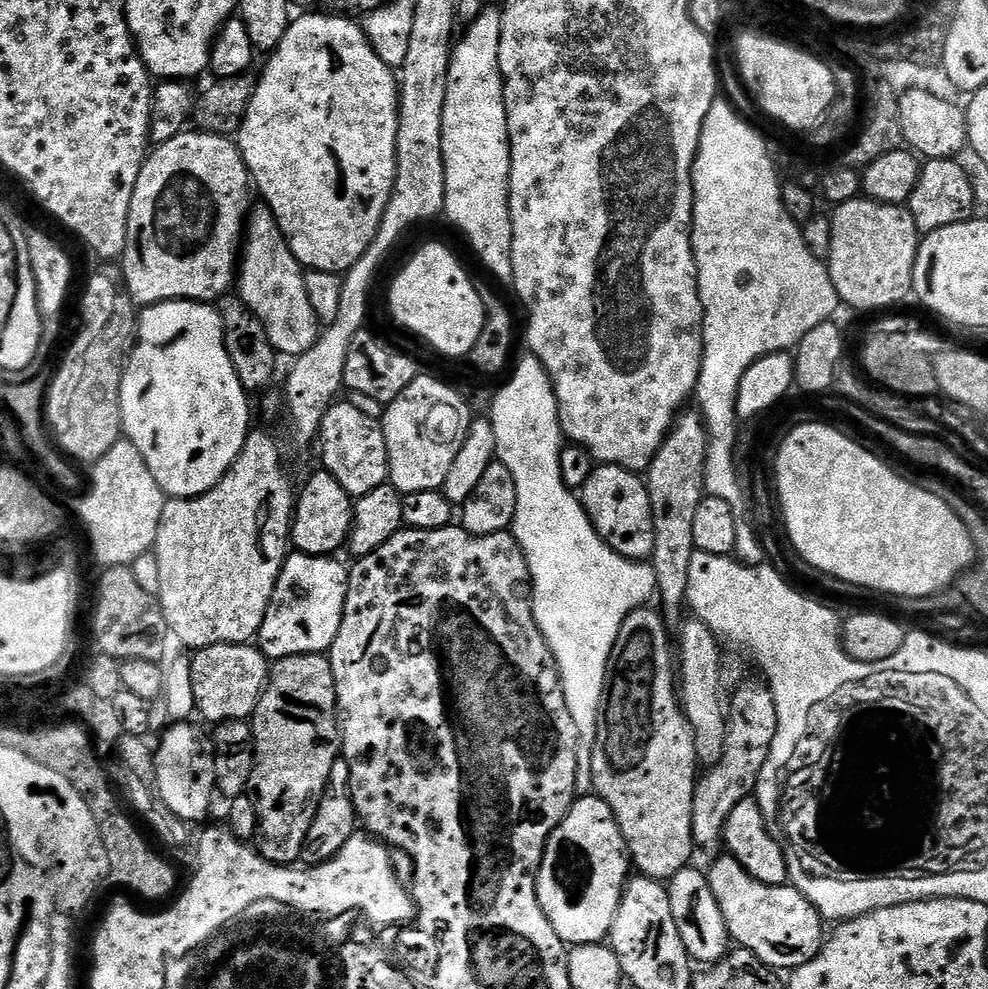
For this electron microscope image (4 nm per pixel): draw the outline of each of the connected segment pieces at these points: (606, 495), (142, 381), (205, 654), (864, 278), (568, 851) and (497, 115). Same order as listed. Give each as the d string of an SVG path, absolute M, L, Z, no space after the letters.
M601 464L593 467L590 478L578 492L580 502L594 526L594 530L622 558L647 561L654 550L654 514L648 485L637 473L622 466Z
M171 300L161 304L147 305L139 313L134 347L131 349L124 365L124 377L120 387L120 413L124 423L122 432L130 442L138 446L138 450L141 451L142 458L145 459L150 473L153 474L158 486L161 487L161 490L164 491L168 498L186 500L190 496L206 494L228 473L230 466L238 458L238 454L242 450L250 431L250 425L248 425L248 400L250 400L249 393L244 391L242 382L238 382L234 362L230 362L230 354L226 354L222 318L219 311L211 303L198 300Z
M215 644L191 657L196 712L218 725L224 720L248 720L268 685L270 661L259 647L246 644Z
M857 198L846 202L845 204L835 205L831 213L832 237L830 238L829 254L826 259L828 273L836 287L836 293L840 295L841 301L845 305L849 304L852 308L888 308L891 304L896 304L899 300L904 300L912 292L912 275L914 274L914 262L916 261L916 252L920 249L922 239L921 233L917 232L914 226L914 218L908 212L907 207L899 204L880 204L877 200L867 198Z
M595 794L579 797L566 814L566 818L562 818L559 826L548 835L548 844L544 847L544 857L540 863L540 873L536 876L538 902L550 926L554 926L558 938L562 938L568 946L605 943L612 935L624 885L629 879L628 843L620 833L620 827L610 806L606 806L606 802Z
M485 7L475 21L464 28L464 37L455 41L449 62L446 104L442 115L442 154L445 158L446 216L464 231L480 260L504 282L512 279L512 223L508 209L508 179L510 178L510 142L508 119L504 105L504 79L498 66L498 42L502 38L502 12L499 7Z

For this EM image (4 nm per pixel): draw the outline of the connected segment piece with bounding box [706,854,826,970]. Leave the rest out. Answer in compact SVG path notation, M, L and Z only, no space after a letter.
M720 854L711 861L712 869L706 875L710 890L714 890L714 898L718 898L718 906L722 910L722 918L726 918L726 930L729 937L739 947L750 950L766 966L777 970L795 970L806 966L824 949L826 939L826 921L815 906L791 883L763 884L753 878L731 854Z

